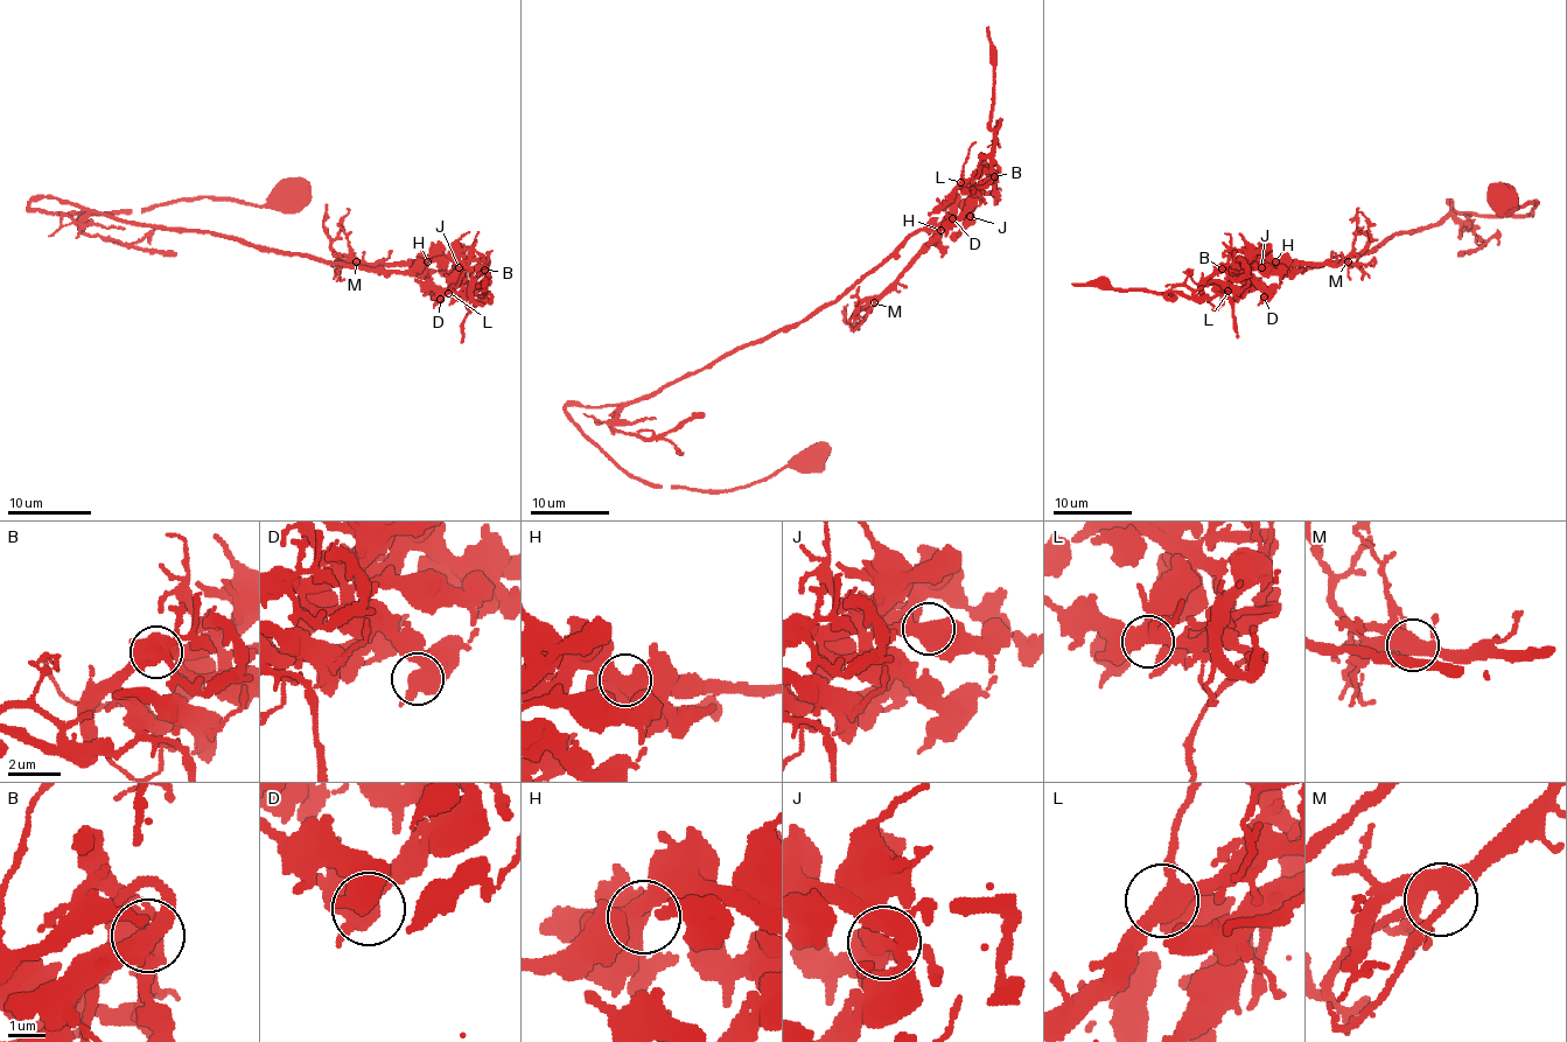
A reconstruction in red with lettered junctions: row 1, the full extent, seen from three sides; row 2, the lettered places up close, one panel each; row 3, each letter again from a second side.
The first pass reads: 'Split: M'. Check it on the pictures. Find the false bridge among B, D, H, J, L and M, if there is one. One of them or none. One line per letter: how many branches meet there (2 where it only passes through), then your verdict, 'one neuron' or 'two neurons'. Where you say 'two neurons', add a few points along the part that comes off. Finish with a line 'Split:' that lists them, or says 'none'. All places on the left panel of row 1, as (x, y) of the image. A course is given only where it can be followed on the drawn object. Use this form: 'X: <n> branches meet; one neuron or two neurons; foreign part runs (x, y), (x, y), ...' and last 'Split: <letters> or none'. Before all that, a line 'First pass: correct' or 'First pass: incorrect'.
First pass: incorrect
B: 4 branches meet; one neuron
D: 3 branches meet; one neuron
H: 3 branches meet; one neuron
J: 3 branches meet; one neuron
L: 4 branches meet; one neuron
M: 5 branches meet; one neuron
Split: none

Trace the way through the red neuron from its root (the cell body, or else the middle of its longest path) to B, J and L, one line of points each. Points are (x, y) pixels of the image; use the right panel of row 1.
B: (1505, 198), (1536, 207), (1470, 216), (1450, 200), (1436, 224), (1340, 261), (1277, 271), (1245, 257), (1222, 270)
J: (1505, 198), (1536, 207), (1470, 216), (1450, 200), (1436, 224), (1376, 250), (1245, 265), (1261, 267)
L: (1505, 198), (1536, 207), (1470, 216), (1450, 200), (1436, 224), (1340, 261), (1277, 271), (1250, 257), (1228, 291)

